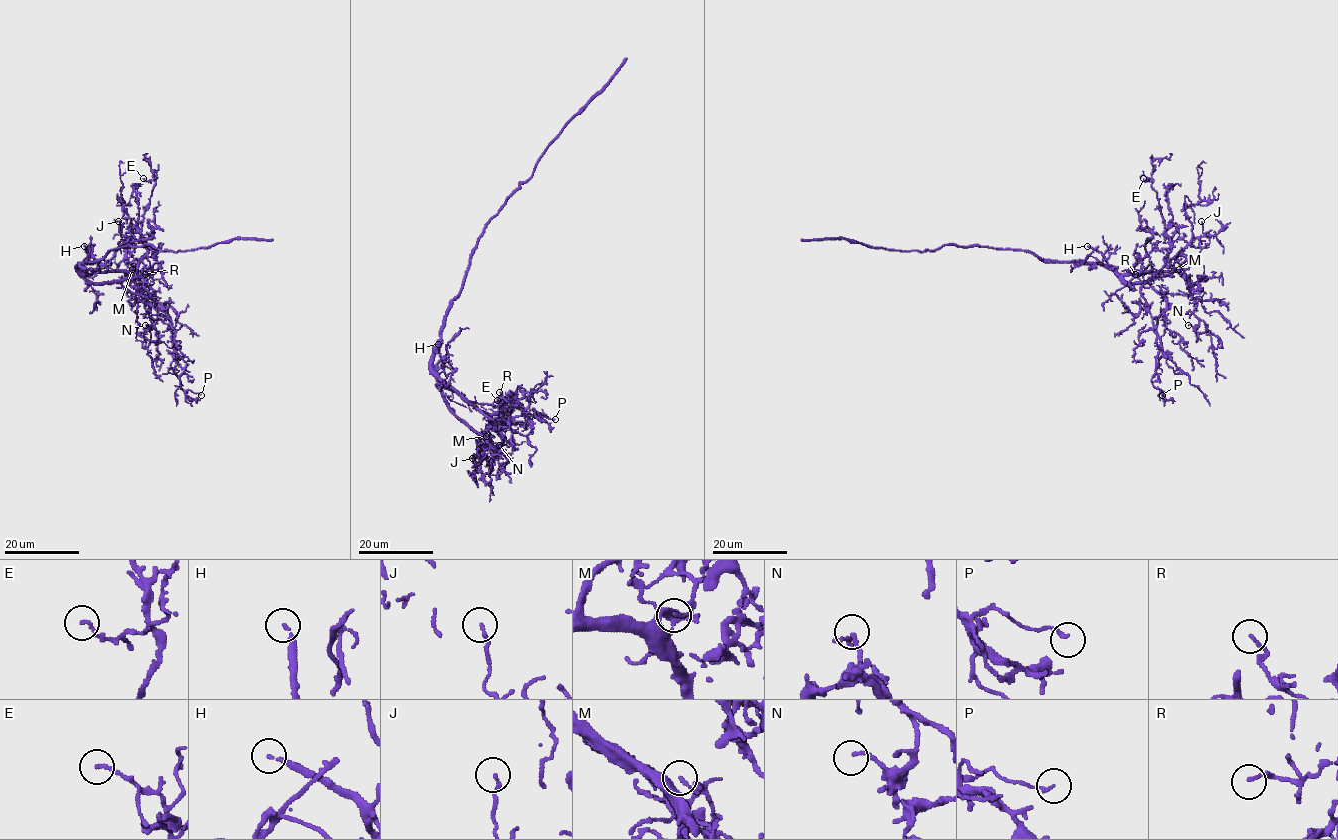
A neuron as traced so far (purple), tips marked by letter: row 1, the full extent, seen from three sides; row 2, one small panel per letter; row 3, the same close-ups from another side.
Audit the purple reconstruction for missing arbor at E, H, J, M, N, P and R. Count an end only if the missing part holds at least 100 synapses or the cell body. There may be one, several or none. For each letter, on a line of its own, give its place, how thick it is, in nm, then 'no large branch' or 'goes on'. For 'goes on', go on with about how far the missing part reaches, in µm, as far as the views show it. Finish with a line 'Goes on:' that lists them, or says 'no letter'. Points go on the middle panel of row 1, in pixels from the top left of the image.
E: (497, 400) | 120 nm | no large branch
H: (438, 344) | 150 nm | goes on | 25 µm
J: (472, 458) | 140 nm | no large branch
M: (486, 436) | 120 nm | no large branch
N: (499, 445) | 130 nm | no large branch
P: (555, 419) | 130 nm | no large branch
R: (499, 392) | 130 nm | no large branch
Goes on: H

